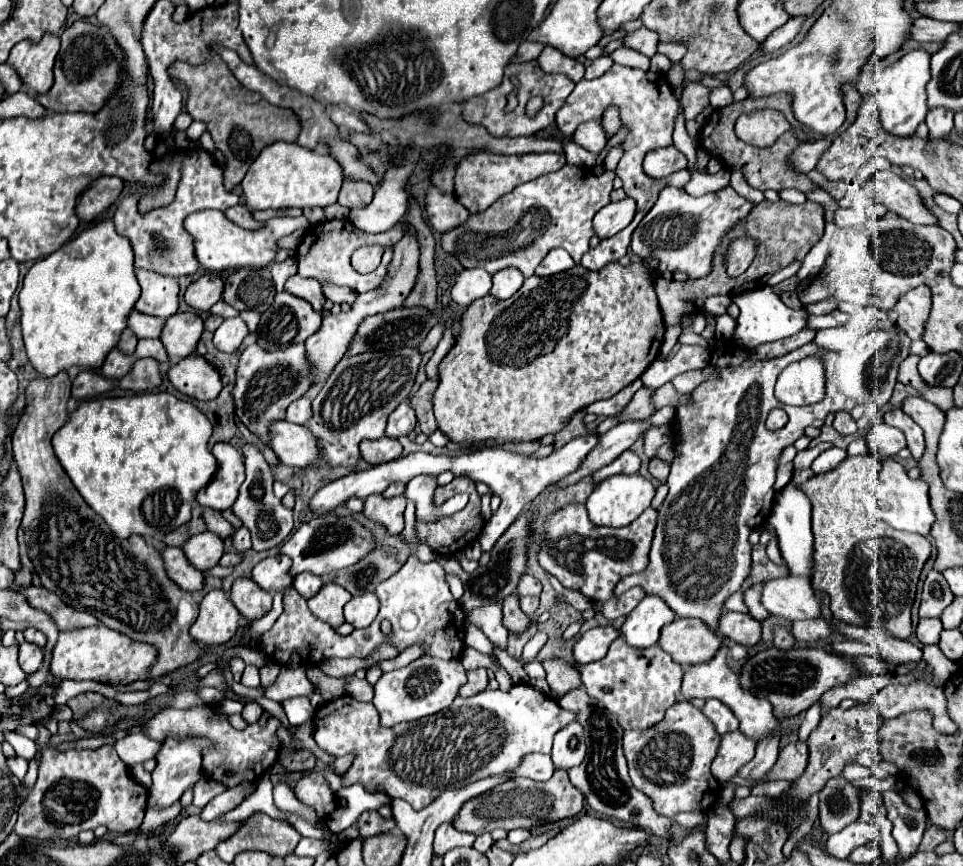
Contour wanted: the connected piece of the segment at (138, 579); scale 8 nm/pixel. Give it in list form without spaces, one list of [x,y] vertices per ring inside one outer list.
[[[58,373],[50,379],[30,381],[26,389],[26,413],[20,417],[14,433],[12,433],[12,453],[18,463],[18,471],[22,475],[24,493],[26,493],[26,511],[22,519],[22,529],[26,535],[28,557],[34,563],[36,573],[40,575],[42,587],[56,593],[66,605],[72,609],[80,609],[92,613],[102,625],[116,629],[134,641],[156,645],[160,651],[160,667],[152,667],[154,677],[168,675],[180,667],[190,665],[198,659],[200,649],[188,635],[188,629],[198,613],[198,603],[192,593],[182,591],[164,569],[164,561],[158,549],[148,545],[140,535],[132,535],[130,539],[114,537],[110,527],[102,521],[98,513],[88,509],[82,495],[76,491],[74,483],[68,479],[64,467],[60,465],[54,449],[52,437],[60,429],[60,425],[68,419],[68,399],[70,399],[70,379],[68,373]]]

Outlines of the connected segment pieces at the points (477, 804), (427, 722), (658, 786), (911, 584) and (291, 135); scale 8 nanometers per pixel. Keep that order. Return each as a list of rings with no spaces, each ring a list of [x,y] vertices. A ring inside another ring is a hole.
[[[556,771],[552,779],[544,783],[516,777],[512,781],[506,781],[504,785],[498,785],[496,789],[490,789],[488,793],[468,799],[458,811],[458,815],[454,817],[452,825],[458,831],[466,831],[474,835],[482,835],[486,831],[494,831],[500,827],[506,831],[518,829],[518,827],[532,829],[534,825],[540,825],[540,823],[576,817],[582,811],[582,805],[584,805],[584,795],[570,783],[568,773]]]
[[[524,683],[514,685],[508,693],[500,689],[486,689],[472,697],[456,697],[456,701],[448,709],[442,709],[432,717],[394,727],[380,725],[380,713],[372,703],[362,703],[350,695],[344,695],[336,701],[324,703],[316,711],[314,739],[324,751],[328,751],[334,757],[356,753],[352,767],[342,779],[344,785],[360,783],[372,791],[376,791],[376,787],[382,785],[388,791],[388,795],[408,801],[414,809],[424,809],[446,789],[456,789],[460,785],[468,785],[472,781],[514,769],[520,763],[520,757],[528,753],[550,753],[554,735],[574,719],[576,715],[572,711],[562,709],[554,699]]]
[[[674,703],[660,725],[640,731],[624,731],[624,753],[632,783],[652,799],[658,815],[676,817],[682,811],[708,811],[718,797],[720,785],[710,773],[712,759],[718,753],[720,735],[712,721],[692,703]],[[718,789],[718,791],[714,791]]]
[[[868,453],[846,457],[836,469],[802,483],[812,501],[812,587],[830,597],[830,609],[836,619],[850,625],[880,627],[898,639],[908,639],[916,585],[932,545],[922,535],[892,529],[872,517],[872,509],[866,503],[880,481],[879,475],[880,459]]]
[[[218,55],[208,59],[204,65],[196,67],[176,61],[176,65],[172,65],[168,73],[176,75],[176,79],[180,79],[188,87],[186,111],[192,115],[192,119],[206,123],[206,129],[212,133],[212,139],[216,143],[216,149],[224,153],[226,157],[224,187],[228,191],[232,191],[234,185],[238,185],[244,179],[248,167],[264,147],[276,141],[296,141],[302,129],[300,119],[292,109],[270,105],[260,93],[242,87],[236,81],[234,73],[228,69],[228,65]]]

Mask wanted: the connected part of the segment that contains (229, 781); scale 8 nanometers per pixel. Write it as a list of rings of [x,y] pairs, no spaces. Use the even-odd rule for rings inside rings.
[[[196,707],[196,709],[162,709],[160,713],[156,713],[154,717],[150,717],[146,723],[144,723],[144,733],[148,737],[152,737],[154,741],[164,741],[166,737],[174,737],[174,739],[184,739],[184,737],[206,737],[210,741],[208,749],[204,749],[202,753],[202,767],[206,771],[206,775],[214,781],[220,781],[228,787],[236,787],[240,785],[242,781],[258,781],[278,759],[278,753],[280,753],[280,739],[276,735],[280,727],[280,721],[276,717],[272,717],[268,711],[262,713],[262,717],[254,723],[254,725],[248,725],[244,731],[236,731],[230,723],[228,723],[228,717],[226,715],[218,715],[214,713],[212,709],[208,707]]]

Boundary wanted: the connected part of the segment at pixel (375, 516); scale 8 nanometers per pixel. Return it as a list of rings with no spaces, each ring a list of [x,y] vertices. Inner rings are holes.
[[[370,495],[364,503],[364,515],[372,521],[386,525],[386,529],[394,535],[402,533],[404,529],[404,509],[406,497],[384,497],[384,495]]]

